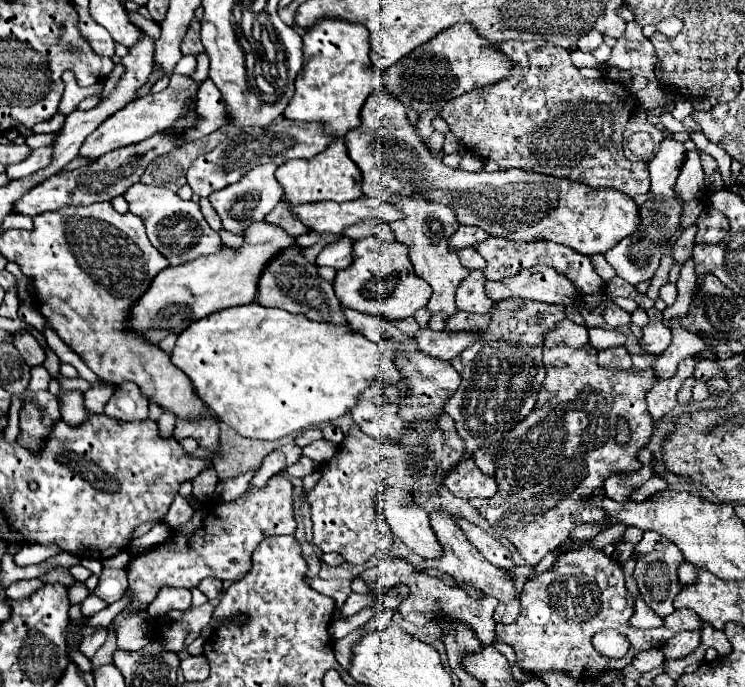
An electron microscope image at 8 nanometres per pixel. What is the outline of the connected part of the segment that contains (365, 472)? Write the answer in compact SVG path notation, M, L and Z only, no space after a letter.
M443 412L437 420L425 420L425 424L419 424L415 430L405 428L403 438L393 444L393 440L377 440L361 432L357 426L353 426L345 440L341 442L337 454L325 464L323 476L319 478L317 486L307 494L307 502L311 506L311 522L313 522L313 542L321 548L321 552L337 552L345 558L347 564L365 564L377 554L387 554L393 546L393 532L389 524L385 524L385 516L377 512L379 496L385 488L397 488L403 492L411 492L413 502L417 504L417 496L437 496L439 484L445 478L445 472L453 468L457 462L463 460L465 442L457 436L453 420Z

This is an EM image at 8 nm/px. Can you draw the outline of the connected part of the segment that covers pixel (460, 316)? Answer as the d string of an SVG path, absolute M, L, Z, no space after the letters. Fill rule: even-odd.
M457 312L451 320L445 322L445 330L447 332L479 332L479 330L487 328L489 316L491 314L475 316L475 314L469 314L469 312Z

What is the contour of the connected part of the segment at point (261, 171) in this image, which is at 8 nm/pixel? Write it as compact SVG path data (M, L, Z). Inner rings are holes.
M273 162L257 166L257 168L249 170L239 182L235 182L219 192L213 192L209 196L213 208L219 212L221 220L223 220L225 230L229 230L233 234L241 234L251 222L263 220L275 208L275 204L283 198L283 188L275 178L275 170L277 170L277 166Z

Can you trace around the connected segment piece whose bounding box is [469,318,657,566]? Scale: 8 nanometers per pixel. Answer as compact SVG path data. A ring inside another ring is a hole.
M567 318L561 320L553 330L543 332L543 364L547 376L537 394L537 404L533 412L525 420L521 420L521 424L517 424L509 434L505 434L503 440L507 444L503 446L503 450L495 452L497 486L499 486L497 494L491 498L469 500L475 506L475 510L489 522L493 532L513 542L513 546L531 566L537 566L543 560L543 556L547 556L555 546L559 546L579 524L605 522L605 512L601 512L601 508L593 508L591 504L581 504L581 502L569 502L569 498L583 500L585 496L591 496L593 490L603 488L603 482L611 474L627 474L641 468L641 462L637 460L637 452L649 442L649 436L653 432L653 420L647 410L645 394L657 382L651 368L649 370L601 368L597 364L595 348L589 344L587 328L577 326ZM619 420L625 420L631 432L629 434L631 440L625 444L615 440ZM553 470L557 470L557 482L579 482L583 486L557 486L561 488L559 494L559 490L555 488Z

